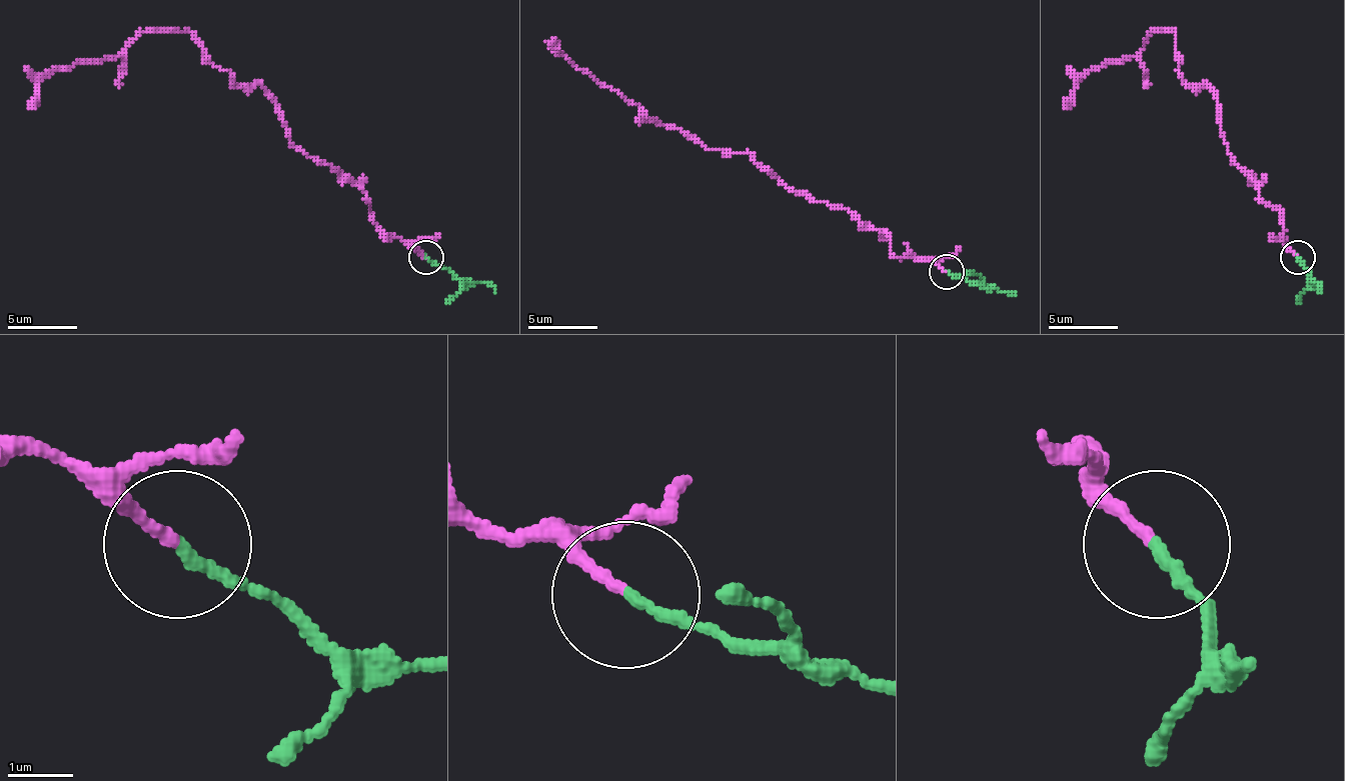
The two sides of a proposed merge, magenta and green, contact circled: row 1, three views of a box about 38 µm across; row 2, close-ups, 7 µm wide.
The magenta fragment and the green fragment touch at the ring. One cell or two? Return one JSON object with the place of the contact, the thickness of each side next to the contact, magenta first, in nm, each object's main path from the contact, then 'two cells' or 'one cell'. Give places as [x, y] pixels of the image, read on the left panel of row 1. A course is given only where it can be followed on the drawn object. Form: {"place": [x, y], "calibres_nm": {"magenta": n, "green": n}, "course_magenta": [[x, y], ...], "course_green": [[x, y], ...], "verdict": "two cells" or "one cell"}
{"place": [426, 257], "calibres_nm": {"magenta": 160, "green": 180}, "course_magenta": [[425, 258], [289, 140], [258, 84], [233, 84], [188, 32], [143, 32], [118, 56], [56, 66], [31, 108]], "course_green": [[425, 258], [460, 279], [488, 282], [495, 293]], "verdict": "two cells"}

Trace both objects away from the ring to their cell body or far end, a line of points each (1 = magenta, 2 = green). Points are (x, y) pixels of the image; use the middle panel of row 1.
1: (946, 271), (897, 257), (887, 233), (793, 191), (747, 153), (709, 149), (663, 125), (551, 38)
2: (946, 271), (1016, 295)

